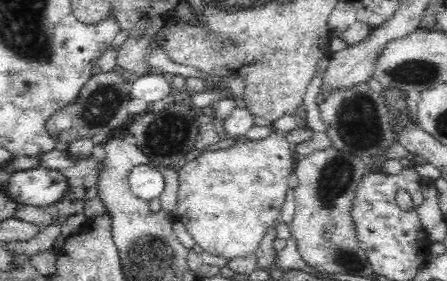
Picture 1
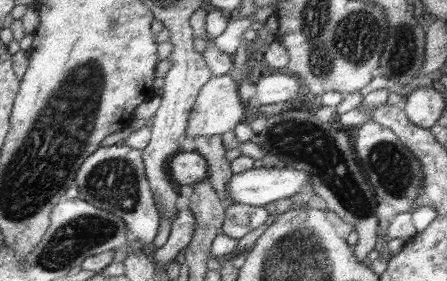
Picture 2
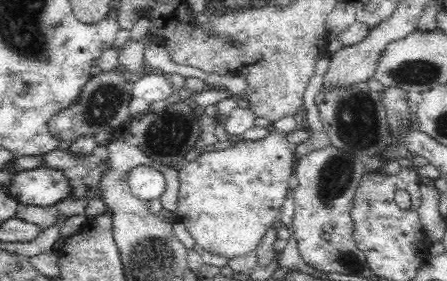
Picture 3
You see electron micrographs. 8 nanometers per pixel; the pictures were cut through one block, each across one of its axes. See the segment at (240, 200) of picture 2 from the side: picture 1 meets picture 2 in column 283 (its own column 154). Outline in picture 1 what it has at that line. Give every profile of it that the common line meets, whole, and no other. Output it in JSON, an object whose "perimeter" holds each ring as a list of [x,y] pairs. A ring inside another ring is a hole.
{"perimeter":[[[152,164],[134,168],[128,176],[128,184],[130,184],[132,196],[136,196],[138,200],[144,200],[144,202],[160,198],[166,188],[164,174],[160,170],[156,170]]]}

